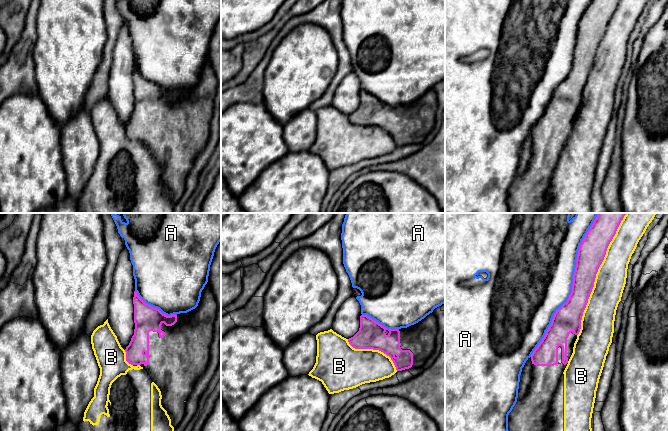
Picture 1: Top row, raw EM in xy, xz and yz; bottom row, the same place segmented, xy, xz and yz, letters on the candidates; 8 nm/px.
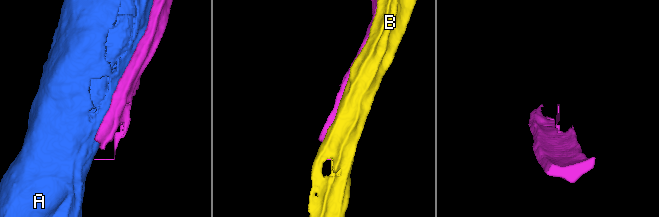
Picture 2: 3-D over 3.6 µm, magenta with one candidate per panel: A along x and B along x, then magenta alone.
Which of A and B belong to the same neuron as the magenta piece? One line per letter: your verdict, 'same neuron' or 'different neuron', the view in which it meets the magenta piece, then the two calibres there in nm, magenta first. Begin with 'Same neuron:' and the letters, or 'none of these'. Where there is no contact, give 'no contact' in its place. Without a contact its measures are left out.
Same neuron: none of these
A: different neuron; contact in yz; calibres 200 and 500 nm
B: different neuron; contact in yz; calibres 220 and 240 nm

